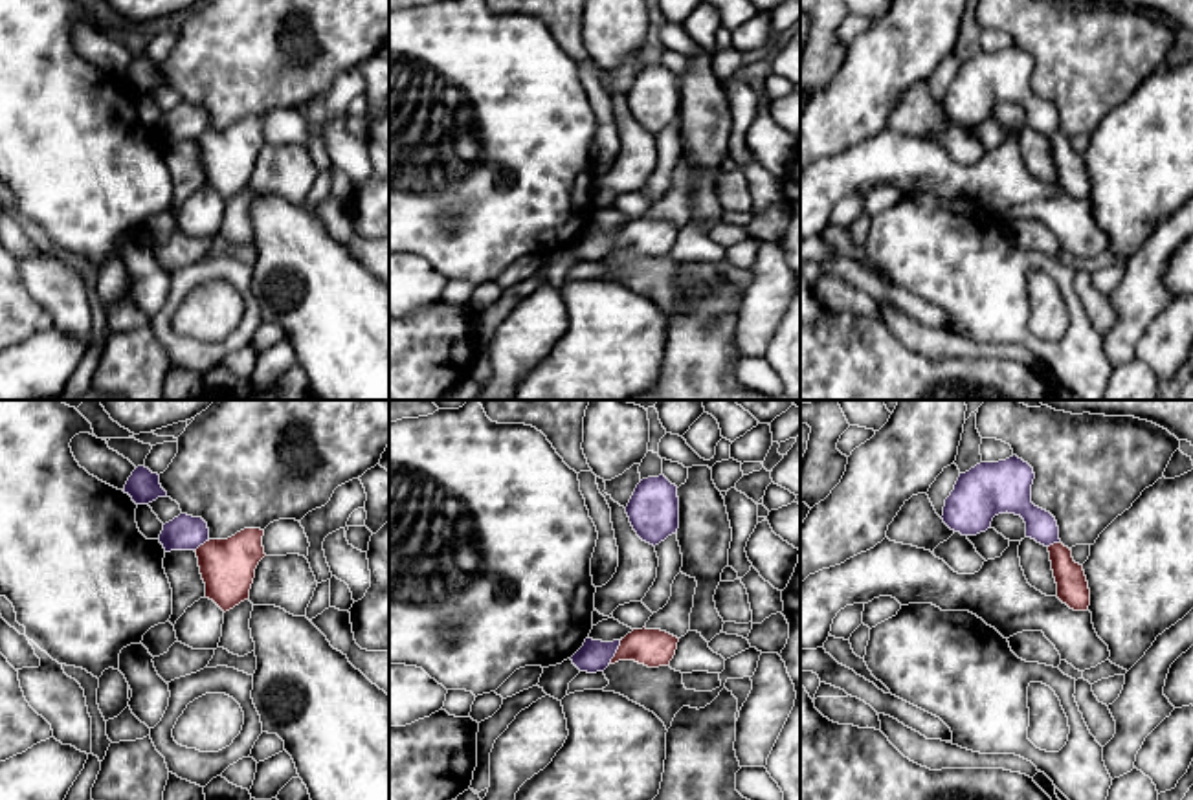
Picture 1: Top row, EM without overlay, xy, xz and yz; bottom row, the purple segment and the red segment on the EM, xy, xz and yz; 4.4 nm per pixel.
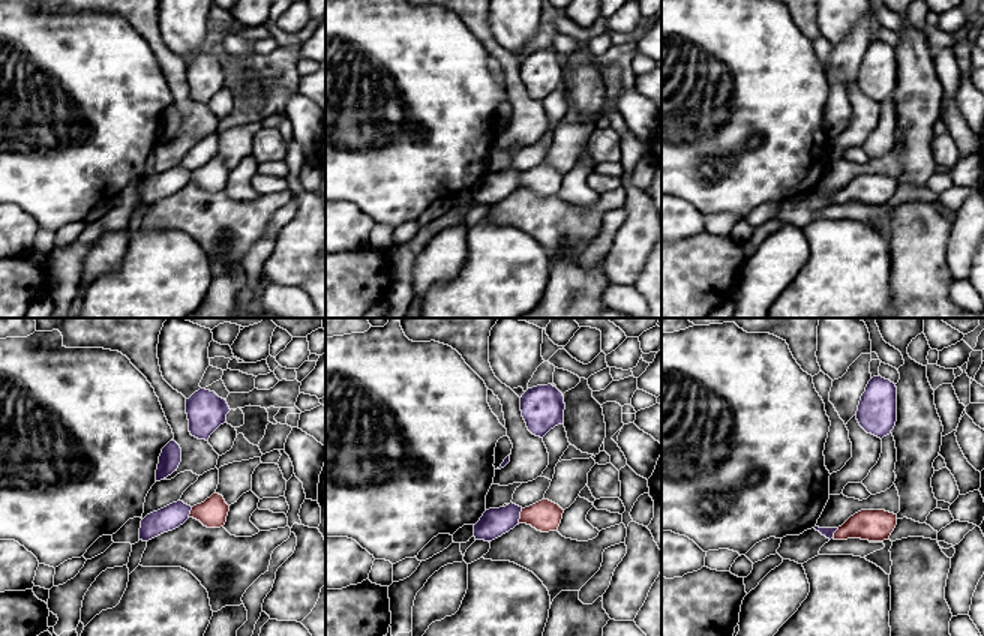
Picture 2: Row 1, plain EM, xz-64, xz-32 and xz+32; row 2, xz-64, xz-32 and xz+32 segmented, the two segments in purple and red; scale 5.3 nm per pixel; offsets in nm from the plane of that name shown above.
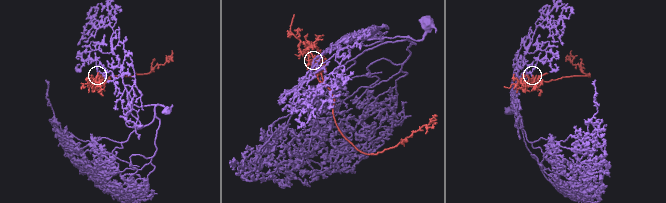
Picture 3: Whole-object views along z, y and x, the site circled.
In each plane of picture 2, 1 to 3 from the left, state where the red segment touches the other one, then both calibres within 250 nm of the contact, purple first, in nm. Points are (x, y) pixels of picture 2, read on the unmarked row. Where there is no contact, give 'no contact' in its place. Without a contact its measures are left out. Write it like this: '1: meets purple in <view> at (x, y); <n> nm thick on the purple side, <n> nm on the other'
1: meets purple in xz-64 at (189, 176); 130 nm thick on the purple side, 160 nm on the other
2: meets purple in xz-32 at (519, 180); 150 nm thick on the purple side, 170 nm on the other
3: meets purple in xz+32 at (834, 195); 60 nm thick on the purple side, 180 nm on the other

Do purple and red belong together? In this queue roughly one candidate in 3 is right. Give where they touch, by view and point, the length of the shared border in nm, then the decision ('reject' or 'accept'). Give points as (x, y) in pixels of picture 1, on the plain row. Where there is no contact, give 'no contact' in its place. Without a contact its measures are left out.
xz (615, 241) | 130 nm | reject

